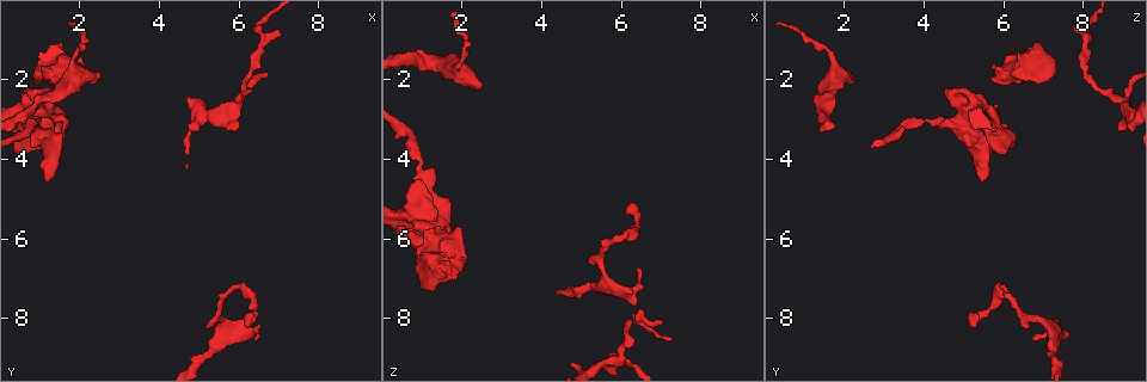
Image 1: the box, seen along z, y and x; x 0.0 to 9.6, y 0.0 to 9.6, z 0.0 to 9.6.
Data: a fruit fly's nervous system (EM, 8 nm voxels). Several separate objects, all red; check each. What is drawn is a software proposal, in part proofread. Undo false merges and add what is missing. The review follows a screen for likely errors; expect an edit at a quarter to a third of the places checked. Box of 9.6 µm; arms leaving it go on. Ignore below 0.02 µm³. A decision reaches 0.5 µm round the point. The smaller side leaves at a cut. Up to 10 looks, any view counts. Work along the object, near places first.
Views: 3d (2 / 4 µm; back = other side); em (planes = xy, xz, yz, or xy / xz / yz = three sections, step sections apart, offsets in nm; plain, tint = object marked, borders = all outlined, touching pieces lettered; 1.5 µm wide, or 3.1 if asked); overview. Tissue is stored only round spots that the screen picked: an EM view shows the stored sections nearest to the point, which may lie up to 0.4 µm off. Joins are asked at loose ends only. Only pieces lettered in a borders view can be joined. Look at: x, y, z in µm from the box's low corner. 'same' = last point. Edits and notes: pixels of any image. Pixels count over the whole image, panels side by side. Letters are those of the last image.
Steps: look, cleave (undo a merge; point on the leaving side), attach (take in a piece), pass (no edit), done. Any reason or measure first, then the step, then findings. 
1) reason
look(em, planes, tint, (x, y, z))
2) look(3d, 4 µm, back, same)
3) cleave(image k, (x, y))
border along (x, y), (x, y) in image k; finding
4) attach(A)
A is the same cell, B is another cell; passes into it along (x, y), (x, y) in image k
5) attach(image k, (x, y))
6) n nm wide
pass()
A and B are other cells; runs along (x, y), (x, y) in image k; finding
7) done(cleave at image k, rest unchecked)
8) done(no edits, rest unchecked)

a narrow waist
look(3d, 4 µm, (0.90, 3.05, 4.00))

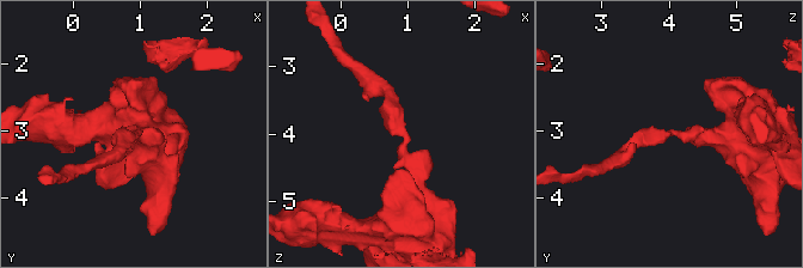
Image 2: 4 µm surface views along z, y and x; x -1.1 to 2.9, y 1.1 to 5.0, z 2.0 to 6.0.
look(em, planes, borders, (0.90, 3.05, 4.00))

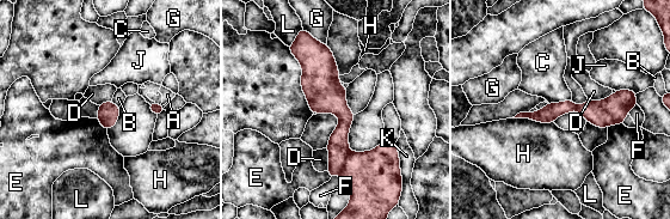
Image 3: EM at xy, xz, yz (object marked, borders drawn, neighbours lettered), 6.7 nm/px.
110 nm wide
cleave(image 3, (338, 148))
A, B, C, D, E, F, G, H, J, K and L are other cells; border along (350, 152), (340, 172) in image 3; a second cell is stuck on

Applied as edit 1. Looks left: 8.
redraw
look(overview)

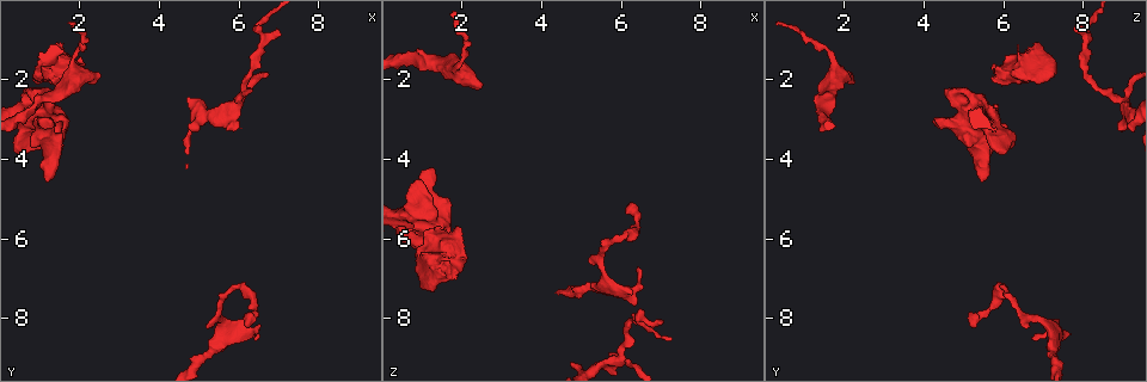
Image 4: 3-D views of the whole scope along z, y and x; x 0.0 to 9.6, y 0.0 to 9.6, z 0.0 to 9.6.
thick end
look(em, xy, step 8, tint, (1.20, 4.50, 5.35))

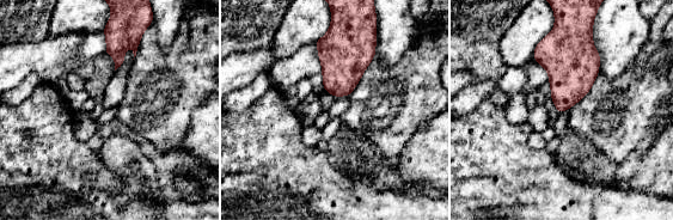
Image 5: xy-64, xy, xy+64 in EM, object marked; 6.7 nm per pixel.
look(em, planes, borders, same)

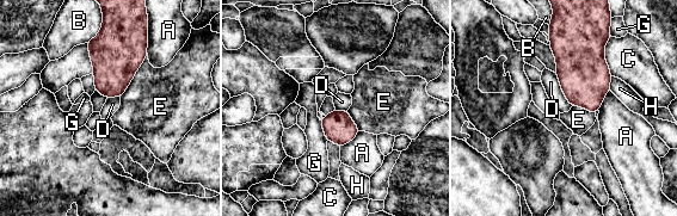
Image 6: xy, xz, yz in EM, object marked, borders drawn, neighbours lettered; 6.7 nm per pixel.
pass()
A, B, C, D, E, G and H are other cells; border along (555, 73), (565, 98), (572, 105) in image 6; no lettered piece goes on from it

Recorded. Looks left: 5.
free end
look(3d, 2 µm, back, (7.05, 0.75, 8.15))

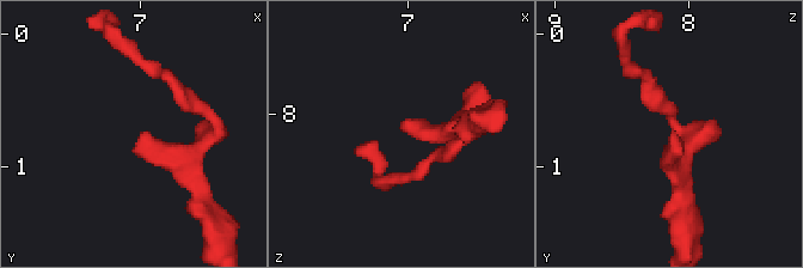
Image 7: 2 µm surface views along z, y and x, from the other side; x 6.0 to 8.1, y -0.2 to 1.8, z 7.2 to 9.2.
look(em, planes, borders, (7.00, 0.74, 8.10))

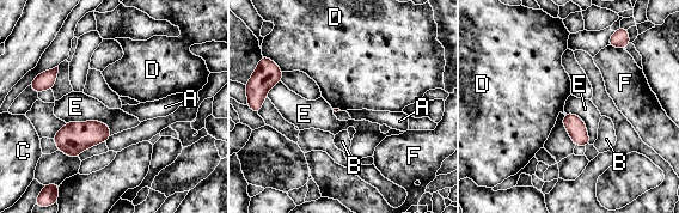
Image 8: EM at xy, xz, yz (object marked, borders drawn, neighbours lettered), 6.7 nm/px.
pass()
A, B, C, D, E and F are other cells; border along (274, 61), (282, 71) in image 8; no lettered piece goes on from it

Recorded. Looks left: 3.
done(cleave at image 3, rest unchecked)

